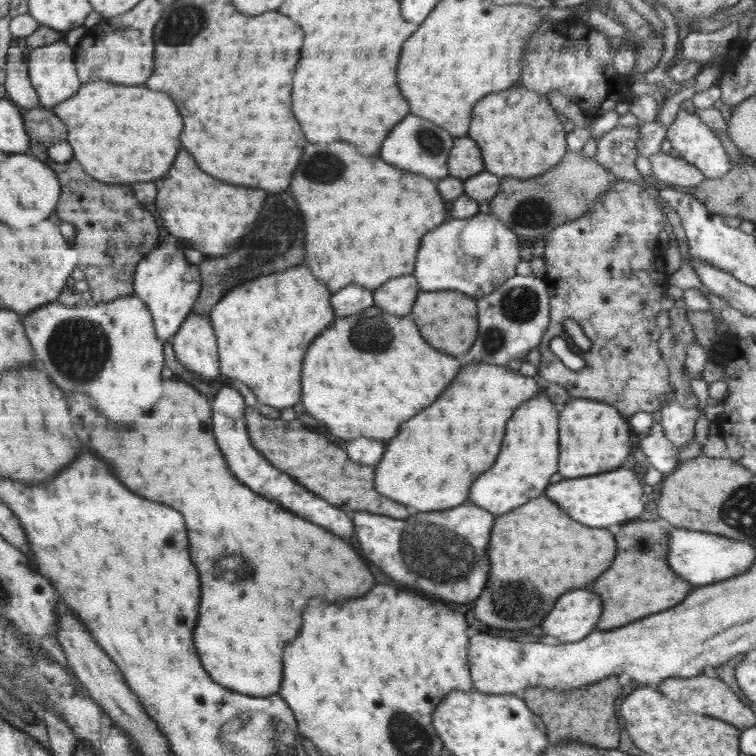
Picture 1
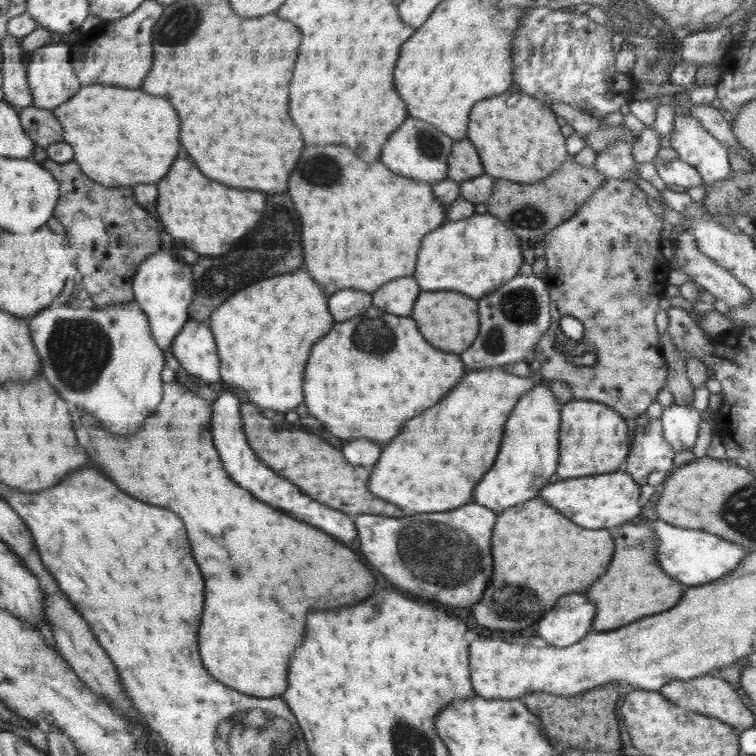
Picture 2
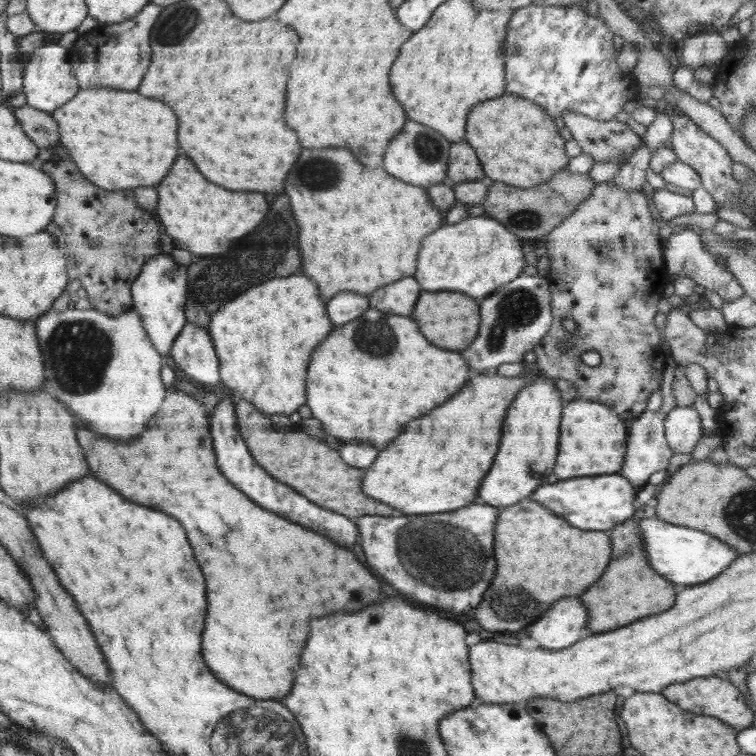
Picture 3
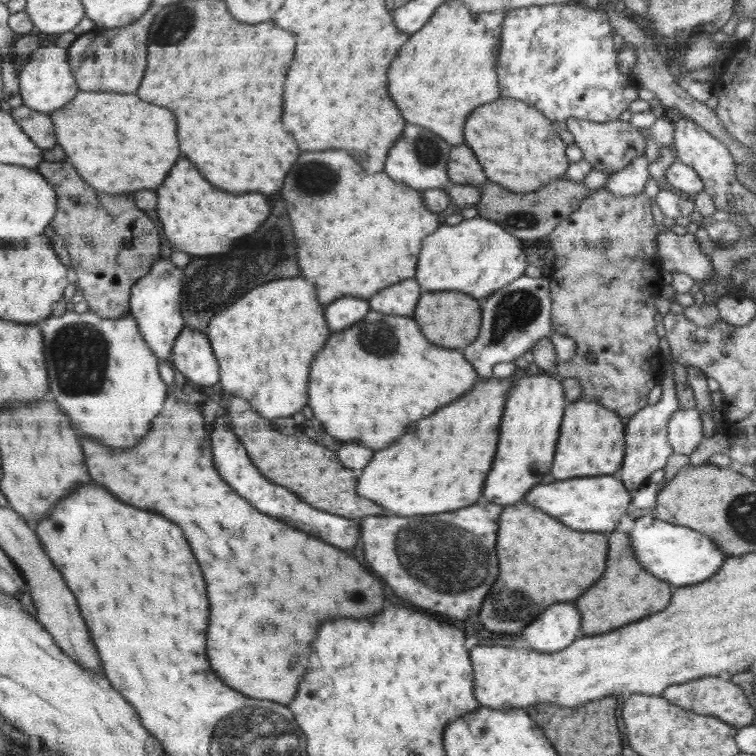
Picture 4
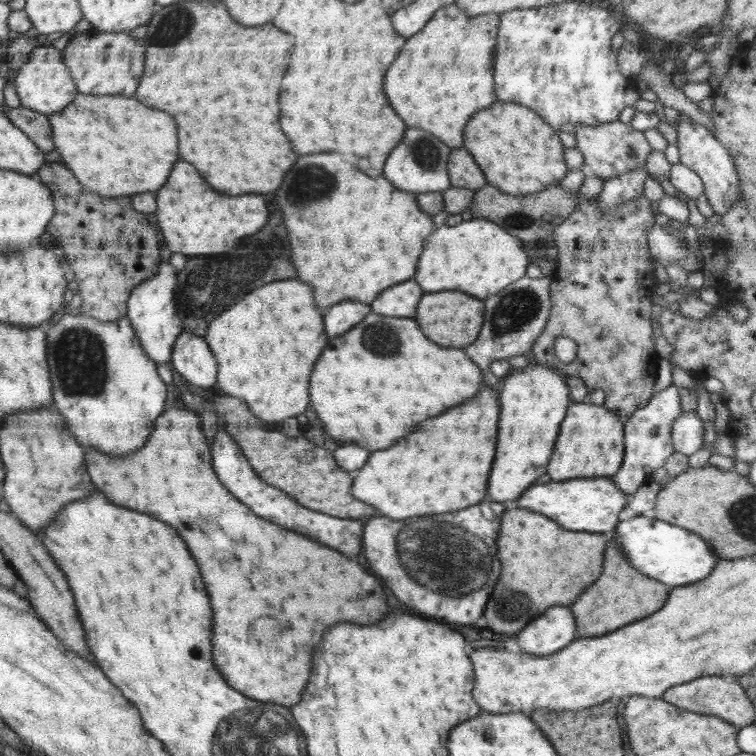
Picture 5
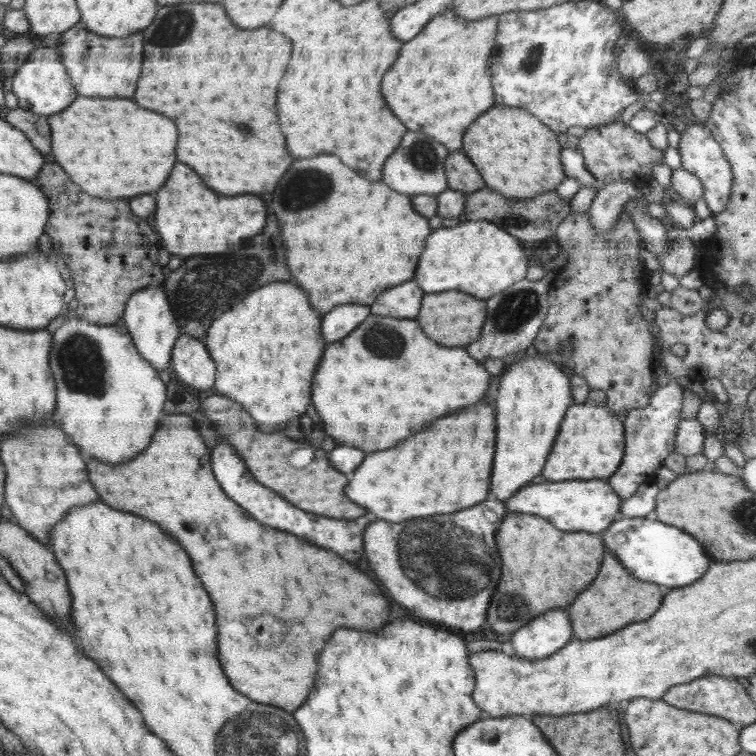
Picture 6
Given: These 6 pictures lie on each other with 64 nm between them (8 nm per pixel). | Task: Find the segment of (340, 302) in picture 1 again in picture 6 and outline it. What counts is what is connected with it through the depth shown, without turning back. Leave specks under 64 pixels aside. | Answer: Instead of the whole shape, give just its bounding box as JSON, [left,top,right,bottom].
[322,304,371,344]

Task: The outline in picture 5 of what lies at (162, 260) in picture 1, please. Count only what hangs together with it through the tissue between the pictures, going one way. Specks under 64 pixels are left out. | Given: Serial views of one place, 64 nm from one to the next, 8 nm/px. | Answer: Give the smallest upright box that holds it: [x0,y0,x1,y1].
[126,262,183,364]

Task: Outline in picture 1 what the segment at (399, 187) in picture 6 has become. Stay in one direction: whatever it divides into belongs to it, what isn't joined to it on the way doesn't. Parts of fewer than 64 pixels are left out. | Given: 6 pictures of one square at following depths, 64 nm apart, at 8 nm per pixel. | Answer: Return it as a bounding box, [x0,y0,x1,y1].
[380,114,454,181]

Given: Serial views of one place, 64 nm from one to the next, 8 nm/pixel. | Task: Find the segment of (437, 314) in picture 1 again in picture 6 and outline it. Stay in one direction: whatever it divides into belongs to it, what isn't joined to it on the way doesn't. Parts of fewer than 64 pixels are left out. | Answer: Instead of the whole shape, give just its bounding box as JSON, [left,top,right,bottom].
[416,292,486,346]

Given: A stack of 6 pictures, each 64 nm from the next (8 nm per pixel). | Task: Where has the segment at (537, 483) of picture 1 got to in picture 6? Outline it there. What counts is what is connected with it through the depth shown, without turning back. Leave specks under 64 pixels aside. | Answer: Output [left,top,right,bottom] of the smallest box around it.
[492,352,574,502]

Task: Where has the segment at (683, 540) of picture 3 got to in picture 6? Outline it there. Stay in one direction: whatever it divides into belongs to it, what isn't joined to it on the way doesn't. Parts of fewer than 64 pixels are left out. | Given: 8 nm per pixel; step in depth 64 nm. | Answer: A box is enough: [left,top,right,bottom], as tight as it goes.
[601,517,713,588]

